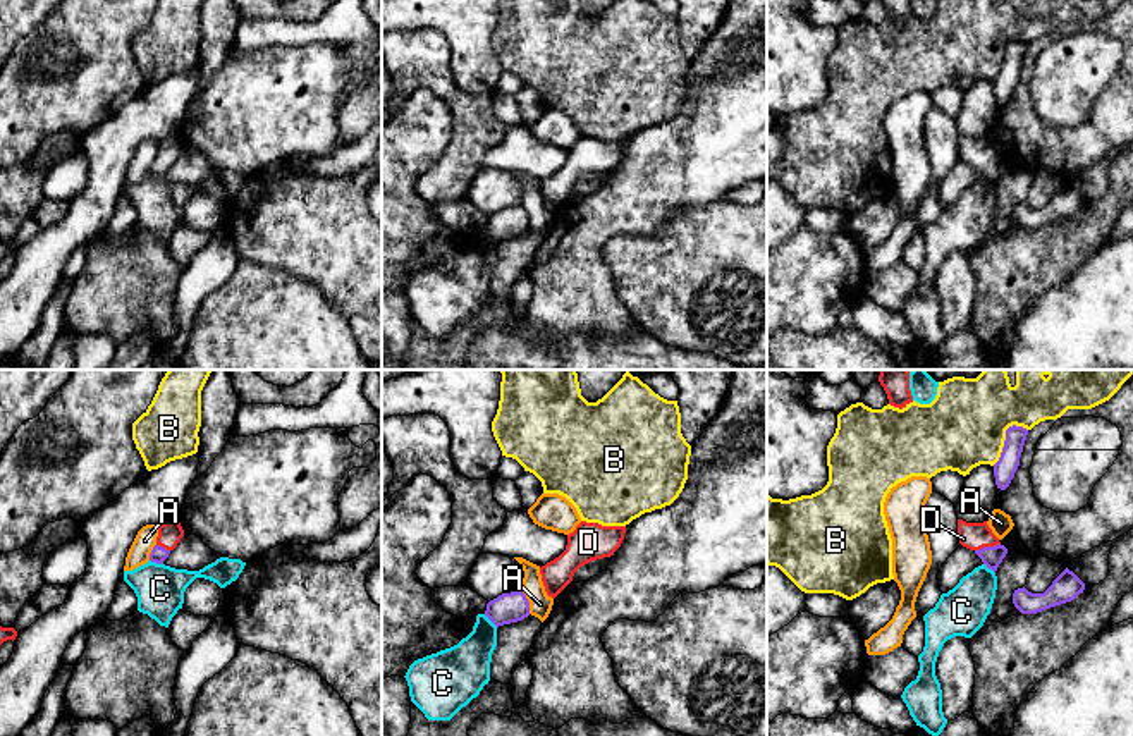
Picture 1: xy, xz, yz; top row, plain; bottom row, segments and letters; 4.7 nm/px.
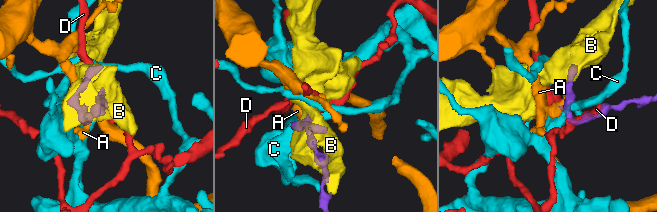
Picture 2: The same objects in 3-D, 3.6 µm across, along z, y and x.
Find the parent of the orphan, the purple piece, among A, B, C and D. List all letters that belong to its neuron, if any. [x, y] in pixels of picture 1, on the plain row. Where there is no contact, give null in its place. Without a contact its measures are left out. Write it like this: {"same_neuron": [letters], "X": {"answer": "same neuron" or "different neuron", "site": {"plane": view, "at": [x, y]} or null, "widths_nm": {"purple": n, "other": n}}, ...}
{"same_neuron": ["D"], "A": {"answer": "different neuron", "site": {"plane": "xz", "at": [528, 217]}, "widths_nm": {"purple": 140, "other": 110}}, "B": {"answer": "different neuron", "site": {"plane": "yz", "at": [1006, 54]}, "widths_nm": {"purple": 100, "other": 380}}, "C": {"answer": "different neuron", "site": {"plane": "xy", "at": [157, 177]}, "widths_nm": {"purple": 80, "other": 220}}, "D": {"answer": "same neuron", "site": {"plane": "yz", "at": [987, 162]}, "widths_nm": {"purple": 100, "other": 130}}}

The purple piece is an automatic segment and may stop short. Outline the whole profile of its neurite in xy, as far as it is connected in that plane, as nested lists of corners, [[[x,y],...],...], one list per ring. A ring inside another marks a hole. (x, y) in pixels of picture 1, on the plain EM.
[[[179,134],[167,136],[158,141],[156,160],[150,169],[150,175],[156,179],[163,179],[168,169],[177,162],[181,153],[184,151],[184,144]]]

